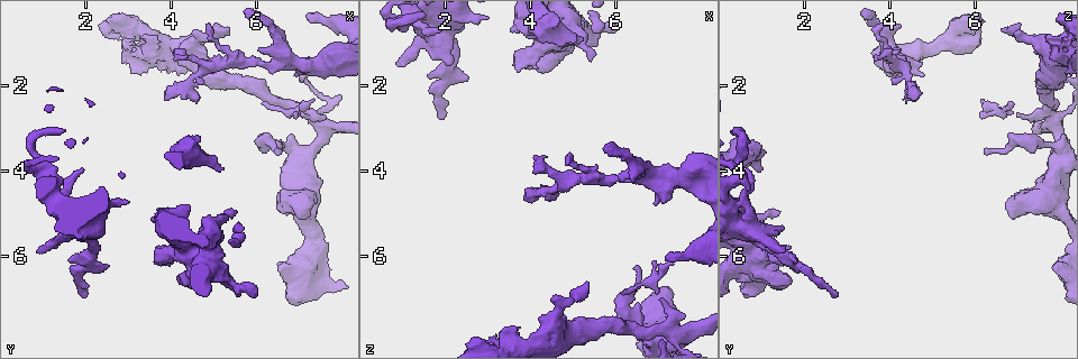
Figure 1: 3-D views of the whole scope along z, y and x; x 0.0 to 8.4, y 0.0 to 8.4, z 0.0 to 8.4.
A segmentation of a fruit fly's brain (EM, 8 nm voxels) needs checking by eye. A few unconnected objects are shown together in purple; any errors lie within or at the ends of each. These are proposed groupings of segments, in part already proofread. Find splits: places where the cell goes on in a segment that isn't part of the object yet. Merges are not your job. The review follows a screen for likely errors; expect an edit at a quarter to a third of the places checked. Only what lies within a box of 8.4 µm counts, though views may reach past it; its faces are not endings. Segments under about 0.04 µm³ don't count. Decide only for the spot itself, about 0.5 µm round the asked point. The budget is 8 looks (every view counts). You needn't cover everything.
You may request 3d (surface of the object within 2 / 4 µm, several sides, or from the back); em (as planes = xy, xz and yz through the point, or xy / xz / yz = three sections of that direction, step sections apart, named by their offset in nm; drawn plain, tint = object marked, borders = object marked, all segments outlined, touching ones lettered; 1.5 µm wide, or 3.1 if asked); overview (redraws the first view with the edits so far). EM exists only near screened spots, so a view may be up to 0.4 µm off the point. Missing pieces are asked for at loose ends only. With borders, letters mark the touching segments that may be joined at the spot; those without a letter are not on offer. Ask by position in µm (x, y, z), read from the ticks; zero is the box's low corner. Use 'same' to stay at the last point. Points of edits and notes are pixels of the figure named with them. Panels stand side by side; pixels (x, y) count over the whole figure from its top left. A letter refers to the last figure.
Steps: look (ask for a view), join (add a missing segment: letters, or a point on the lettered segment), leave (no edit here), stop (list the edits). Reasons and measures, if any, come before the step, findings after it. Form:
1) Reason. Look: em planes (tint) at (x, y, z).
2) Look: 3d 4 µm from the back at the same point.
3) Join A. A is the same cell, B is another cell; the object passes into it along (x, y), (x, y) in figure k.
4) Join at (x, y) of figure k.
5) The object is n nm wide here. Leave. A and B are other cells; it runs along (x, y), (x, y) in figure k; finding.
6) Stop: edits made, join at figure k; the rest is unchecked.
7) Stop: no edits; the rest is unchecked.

Free end. Look: em yz step 8 (tint) at (7.05, 2.60, 7.00).

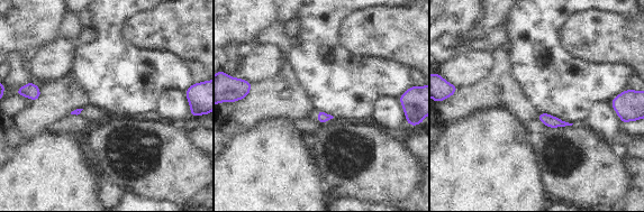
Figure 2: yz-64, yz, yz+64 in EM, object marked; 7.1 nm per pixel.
See the neighbours. Look: em yz step 8 (borders) at the same point.

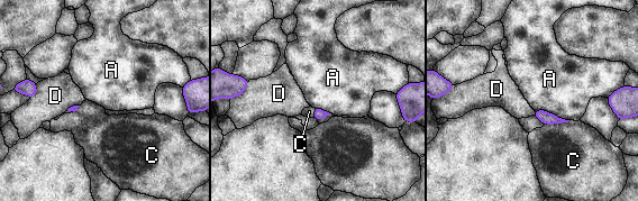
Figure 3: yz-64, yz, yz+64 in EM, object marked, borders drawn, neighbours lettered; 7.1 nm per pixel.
Leave. A, C and D are other cells; a border runs along (535, 110), (543, 109), (568, 120) in figure 3; no lettered segment goes on from it.

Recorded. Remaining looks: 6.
An open end. Look: 3d 4 µm at (0.95, 5.90, 1.50).

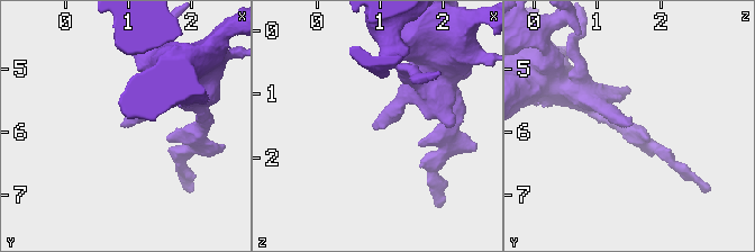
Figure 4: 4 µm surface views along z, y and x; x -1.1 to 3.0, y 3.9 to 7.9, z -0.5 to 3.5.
Need the tissue. Look: em planes (borders) at (0.90, 5.85, 1.55).

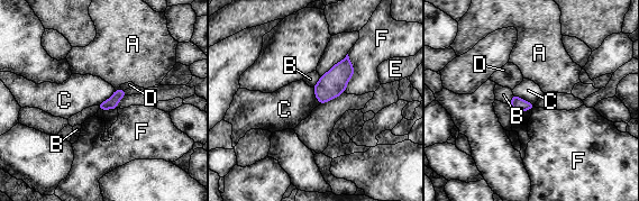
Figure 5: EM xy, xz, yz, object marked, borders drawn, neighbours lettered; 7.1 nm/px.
Leave. A, B, C, D, E and F are other cells; no lettered segment goes on from it.

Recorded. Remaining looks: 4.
An open end. Look: 3d 4 µm at (1.90, 6.90, 2.75).

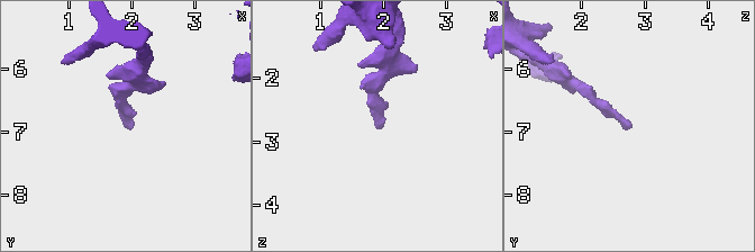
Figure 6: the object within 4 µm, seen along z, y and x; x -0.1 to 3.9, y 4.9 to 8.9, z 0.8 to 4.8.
Need the tissue. Look: em xy step 8 (borders) at (1.85, 6.90, 2.75).

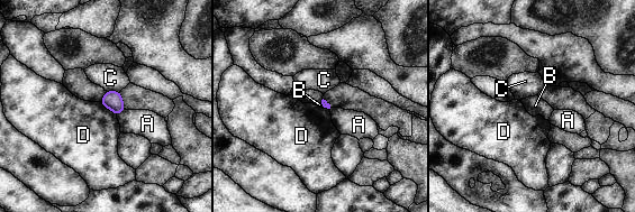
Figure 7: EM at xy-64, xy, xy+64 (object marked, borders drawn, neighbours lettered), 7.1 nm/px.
Leave. A, B, C and D are other cells; a border runs along (100, 101), (116, 116) in figure 7; no lettered segment goes on from it.

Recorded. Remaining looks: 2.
Stop: no edits; the rest is unchecked.

